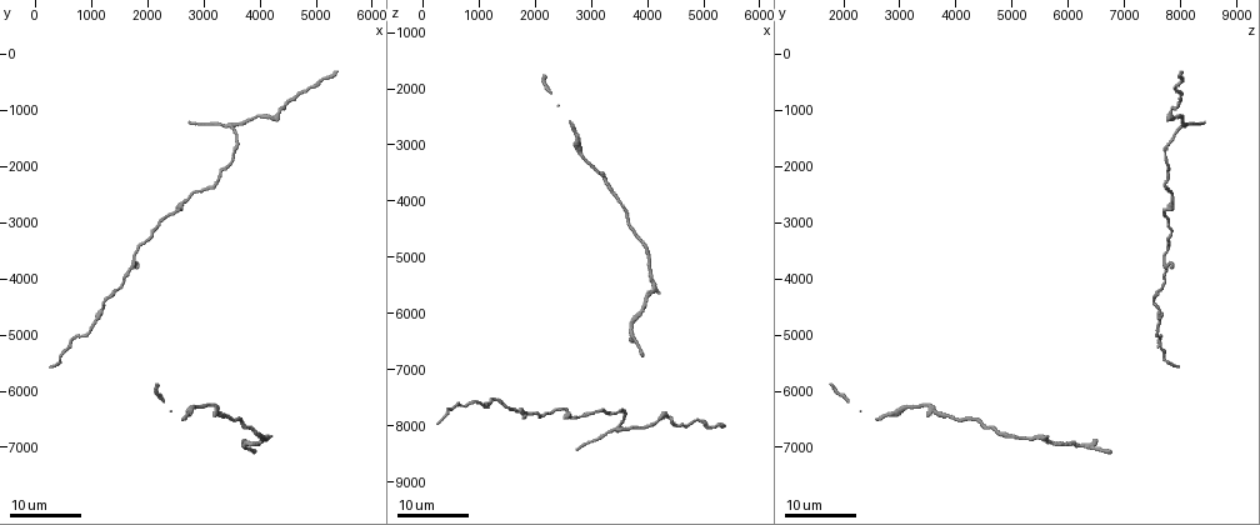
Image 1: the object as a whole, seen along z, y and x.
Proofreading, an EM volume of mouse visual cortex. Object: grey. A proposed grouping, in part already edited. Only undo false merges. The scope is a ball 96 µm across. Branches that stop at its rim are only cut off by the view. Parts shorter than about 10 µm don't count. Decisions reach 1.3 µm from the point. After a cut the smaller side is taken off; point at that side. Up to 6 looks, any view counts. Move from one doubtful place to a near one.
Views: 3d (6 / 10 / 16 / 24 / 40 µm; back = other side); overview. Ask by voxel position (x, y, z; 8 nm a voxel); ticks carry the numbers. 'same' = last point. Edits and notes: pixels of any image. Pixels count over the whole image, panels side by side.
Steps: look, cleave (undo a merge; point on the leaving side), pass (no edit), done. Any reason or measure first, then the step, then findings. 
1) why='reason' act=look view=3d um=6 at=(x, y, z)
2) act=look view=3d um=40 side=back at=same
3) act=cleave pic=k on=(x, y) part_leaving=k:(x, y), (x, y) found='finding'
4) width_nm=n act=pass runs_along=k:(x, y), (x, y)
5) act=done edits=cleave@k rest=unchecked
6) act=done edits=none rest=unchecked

why='three arms meet' act=look view=3d um=16 at=(1800, 3650, 7700)

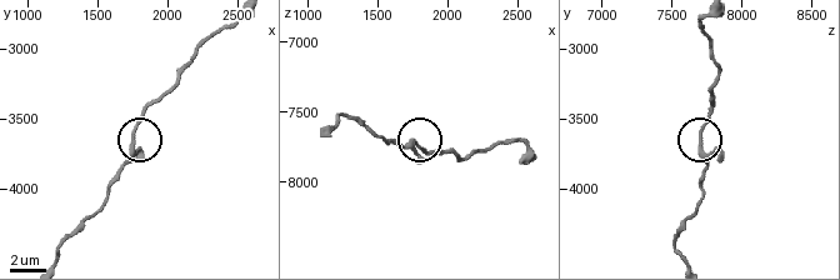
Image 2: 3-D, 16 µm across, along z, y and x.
act=look view=3d um=6 at=(1760, 3640, 7700)

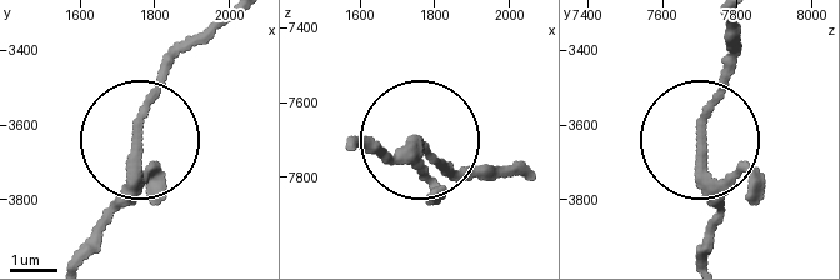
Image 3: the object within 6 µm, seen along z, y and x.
width_nm=170 act=pass found='all the same neuron'

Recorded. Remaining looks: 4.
why='calibre changes' act=look view=3d um=24 at=(2500, 2800, 7700)

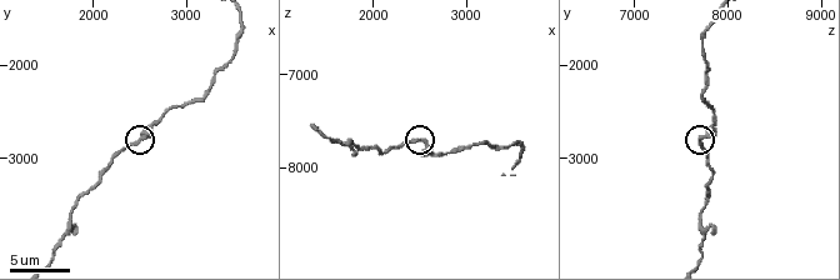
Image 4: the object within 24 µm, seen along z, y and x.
act=look view=3d um=10 at=(2500, 2800, 7700)

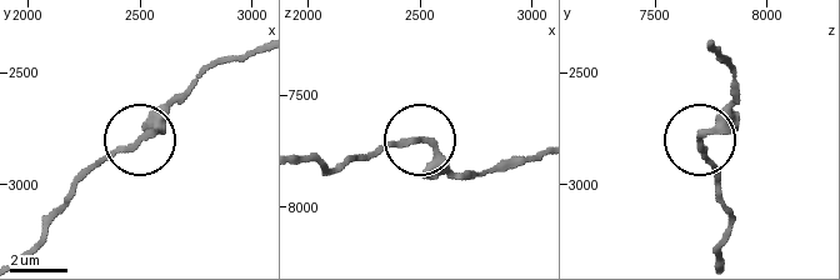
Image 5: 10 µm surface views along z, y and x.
act=pass runs_along=5:(23, 256), (73, 185), (138, 143), (178, 101) found='all the same neuron'

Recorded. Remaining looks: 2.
why='thick turns thin' act=look view=3d um=16 at=(3600, 1600, 7800)

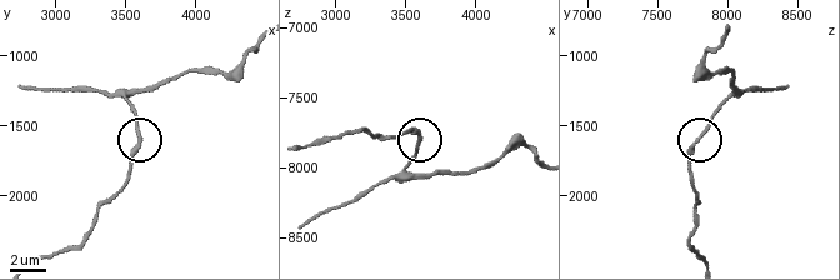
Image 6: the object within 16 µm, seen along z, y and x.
act=look view=3d um=16 side=back at=(3580, 1600, 7800)

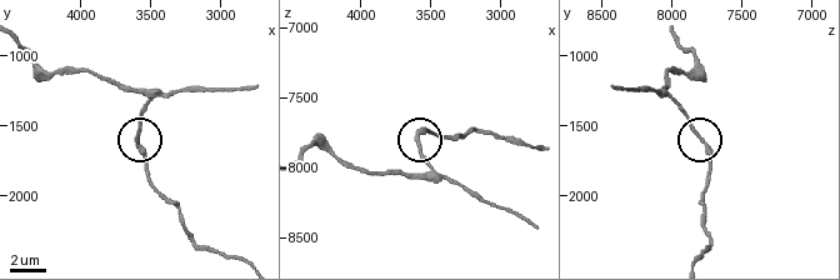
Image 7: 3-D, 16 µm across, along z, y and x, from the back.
act=pass runs_along=7:(229, 259), (198, 246), (150, 179), (140, 139), (143, 105) found='one neuron here'

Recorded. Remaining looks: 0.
act=done edits=none rest=unchecked

